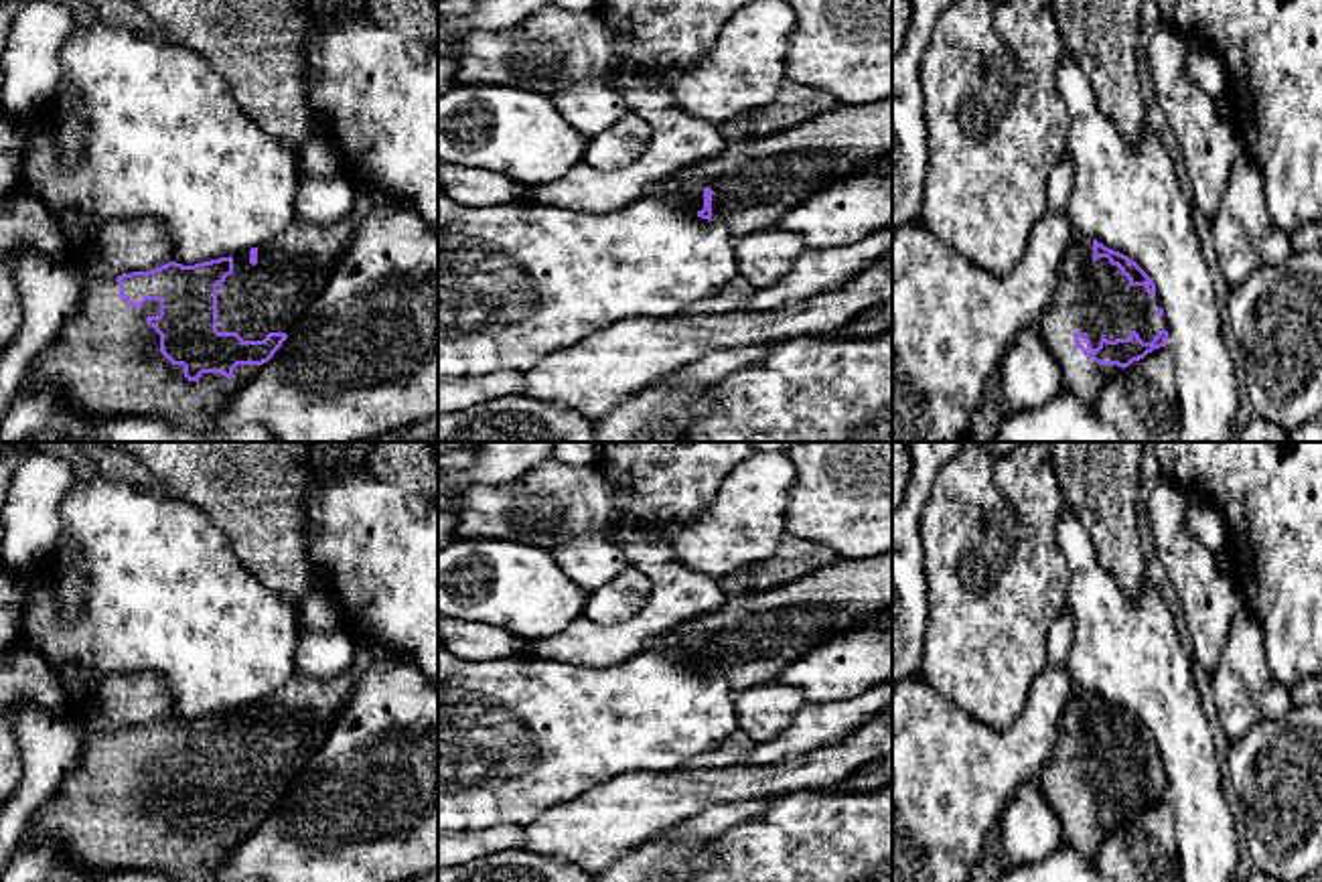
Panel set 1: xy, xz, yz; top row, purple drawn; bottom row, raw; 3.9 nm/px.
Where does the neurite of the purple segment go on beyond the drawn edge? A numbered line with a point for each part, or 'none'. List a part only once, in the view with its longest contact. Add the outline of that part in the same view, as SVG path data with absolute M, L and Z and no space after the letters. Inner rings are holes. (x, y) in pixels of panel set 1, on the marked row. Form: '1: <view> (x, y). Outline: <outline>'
1: xy (106, 357). Outline: M118 278L87 280L79 308L61 326L55 343L32 359L22 383L34 389L55 385L73 406L89 414L154 416L180 428L207 430L262 365L237 365L231 379L223 373L203 373L197 381L189 381L185 367L172 365L160 353L160 335L146 322L158 314L158 300L132 308L120 296Z

